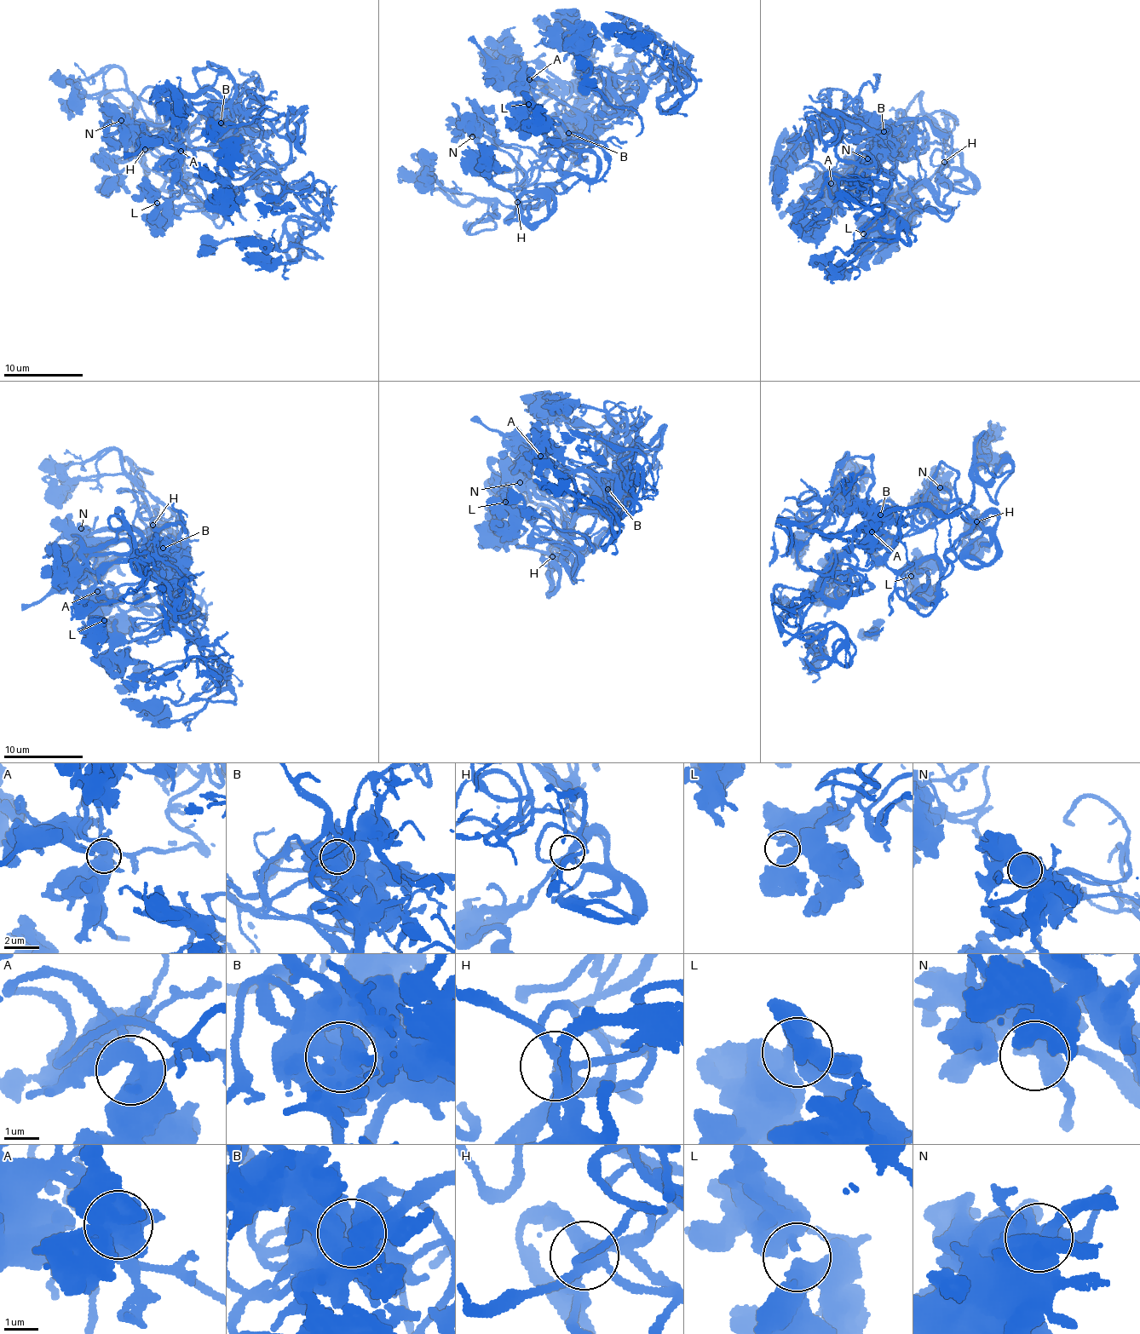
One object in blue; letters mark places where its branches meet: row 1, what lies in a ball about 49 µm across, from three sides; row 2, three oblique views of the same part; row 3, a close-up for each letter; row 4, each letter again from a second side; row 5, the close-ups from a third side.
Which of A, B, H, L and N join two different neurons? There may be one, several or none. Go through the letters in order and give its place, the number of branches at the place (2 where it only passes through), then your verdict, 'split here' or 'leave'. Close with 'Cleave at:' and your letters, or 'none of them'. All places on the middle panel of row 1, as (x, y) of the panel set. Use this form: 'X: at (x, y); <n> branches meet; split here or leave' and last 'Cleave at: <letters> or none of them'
A: at (529, 79); 5 branches meet; leave
B: at (568, 133); 2 branches meet; leave
H: at (517, 202); 6 branches meet; leave
L: at (528, 104); 2 branches meet; leave
N: at (472, 136); 3 branches meet; leave
Cleave at: none of them

